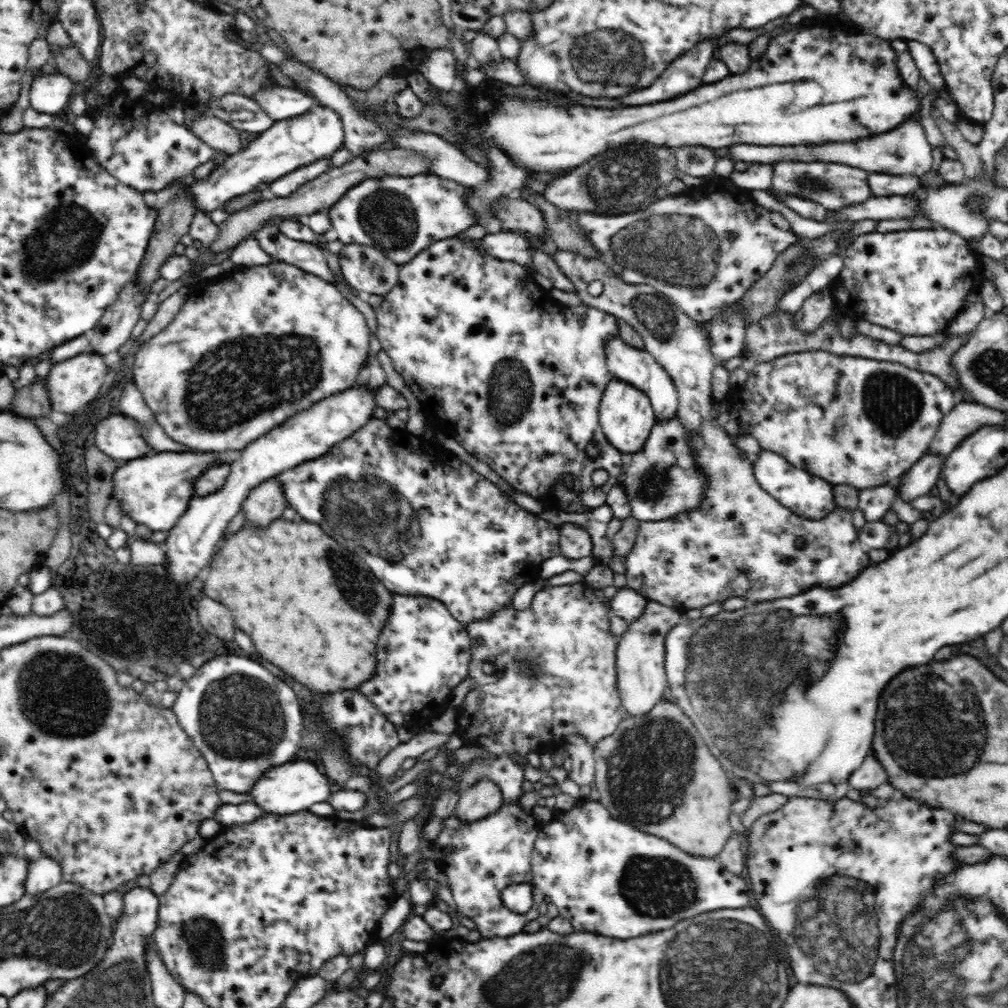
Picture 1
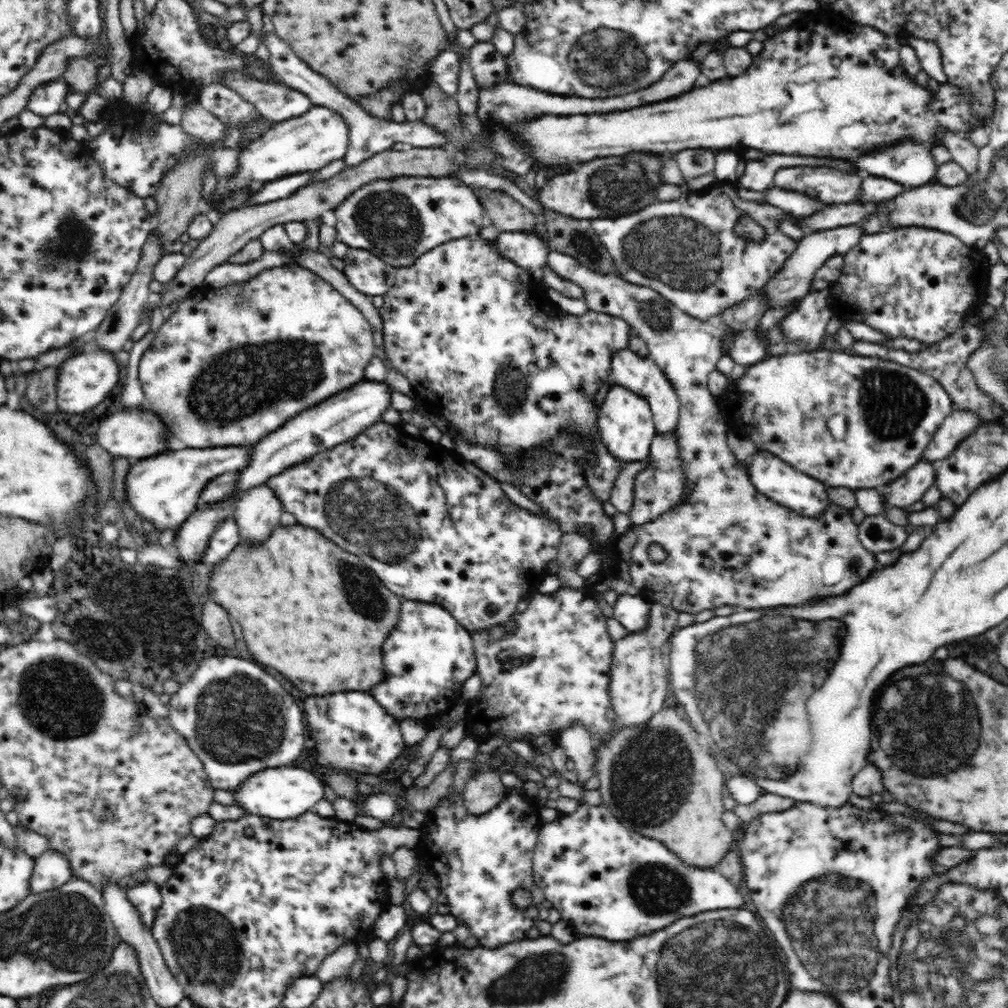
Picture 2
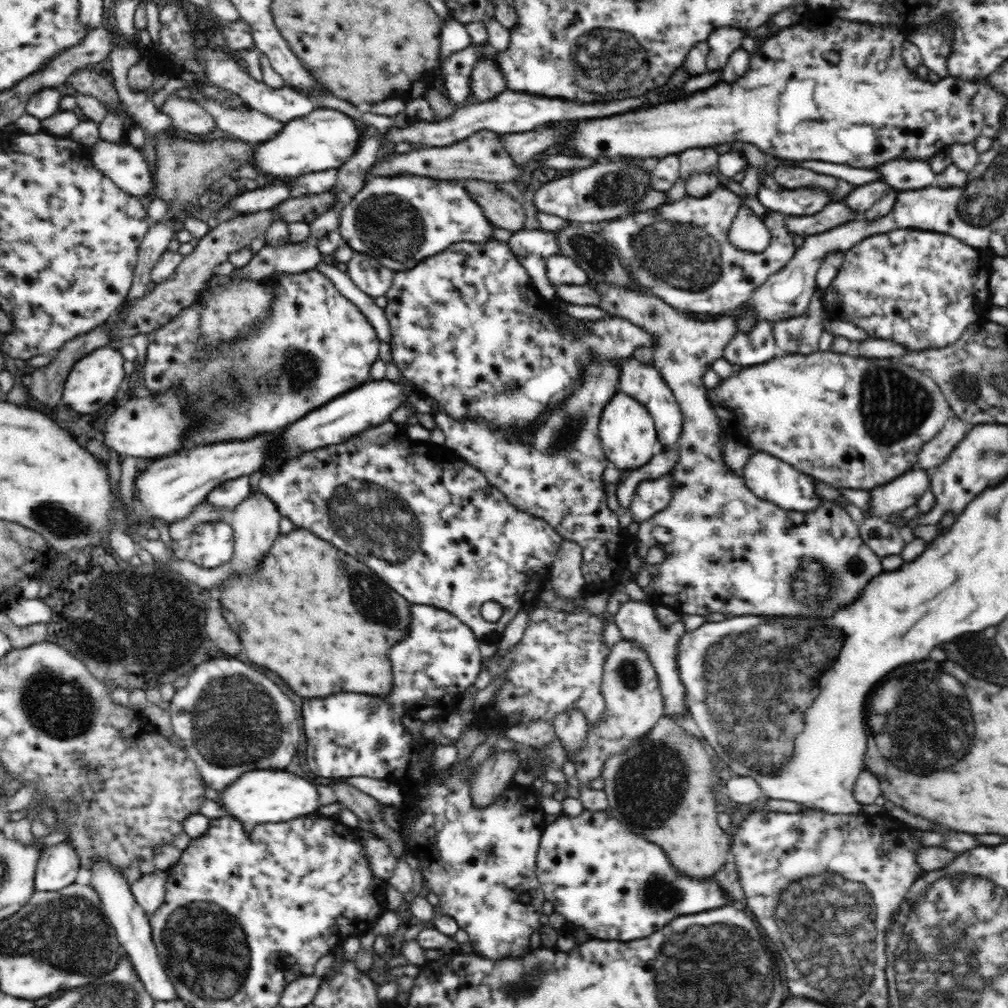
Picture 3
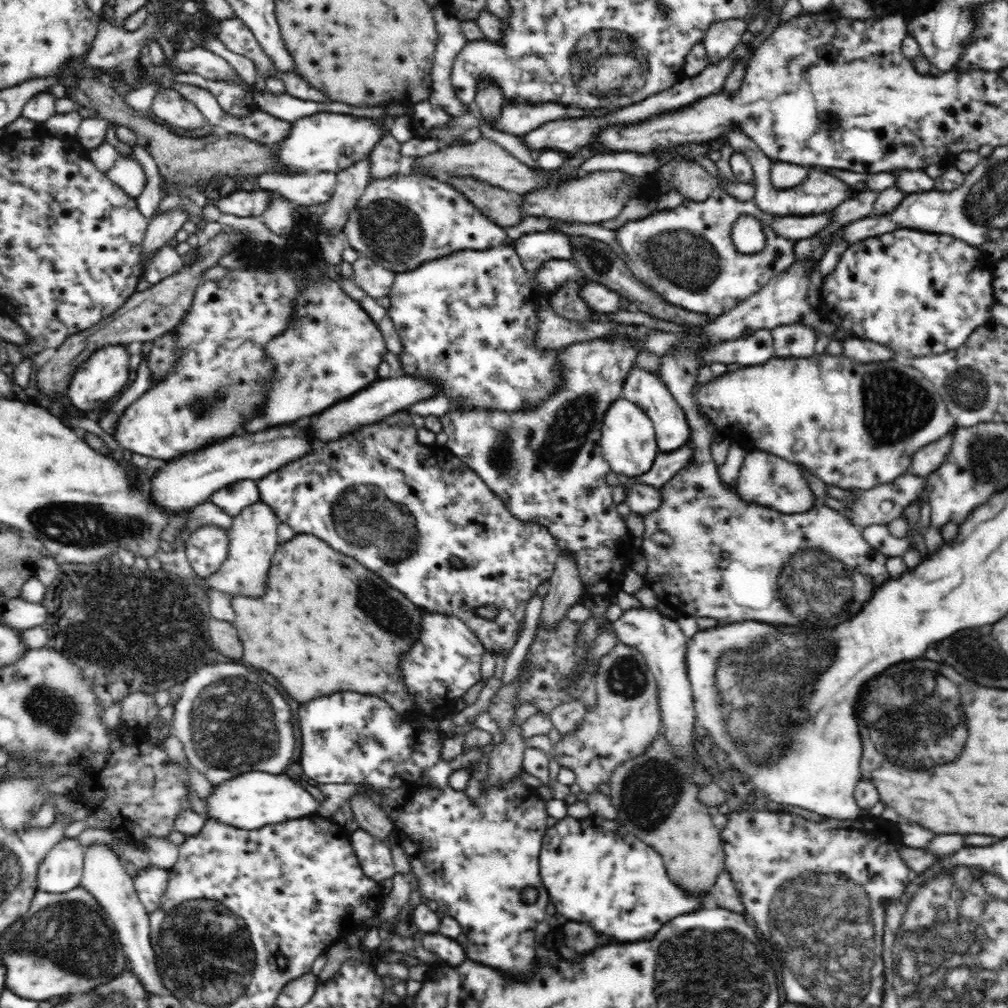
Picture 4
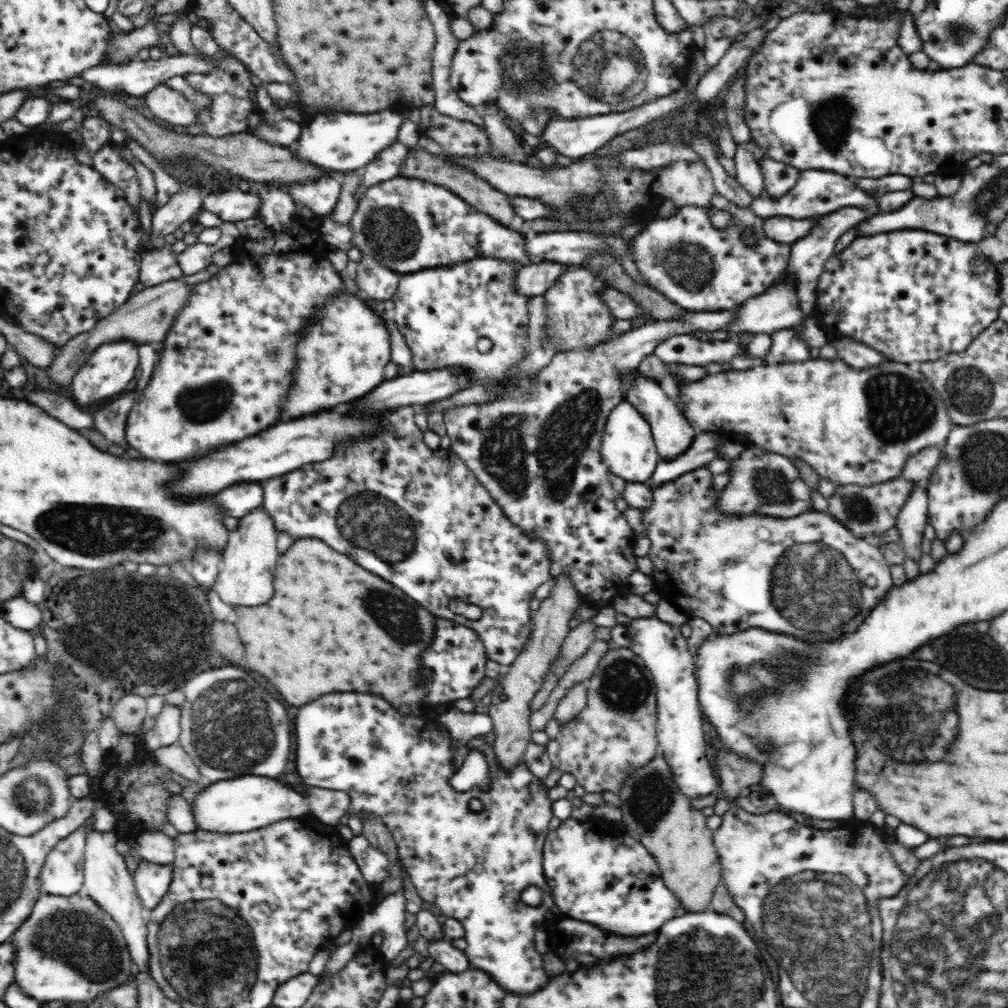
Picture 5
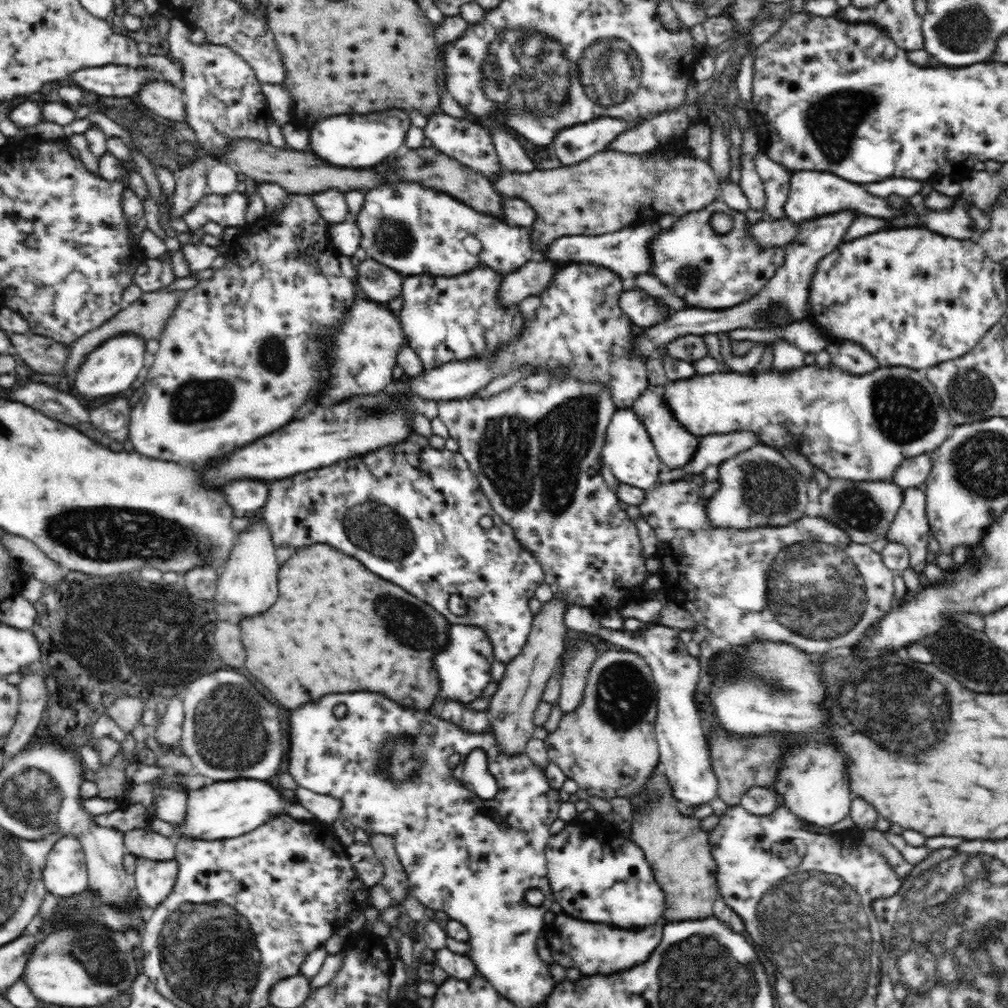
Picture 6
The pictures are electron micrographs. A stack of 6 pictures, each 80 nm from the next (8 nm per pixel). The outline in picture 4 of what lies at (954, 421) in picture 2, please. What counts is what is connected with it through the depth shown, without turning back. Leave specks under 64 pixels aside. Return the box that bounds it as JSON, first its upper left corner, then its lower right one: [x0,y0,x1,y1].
[908,424,956,478]

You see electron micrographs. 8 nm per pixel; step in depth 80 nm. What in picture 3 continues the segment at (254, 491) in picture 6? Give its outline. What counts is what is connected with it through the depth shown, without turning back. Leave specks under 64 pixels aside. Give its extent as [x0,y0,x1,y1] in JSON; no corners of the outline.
[204,476,253,510]

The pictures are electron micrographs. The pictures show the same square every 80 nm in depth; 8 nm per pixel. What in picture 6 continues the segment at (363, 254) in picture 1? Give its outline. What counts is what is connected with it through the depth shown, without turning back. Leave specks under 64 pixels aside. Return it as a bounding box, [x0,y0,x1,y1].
[358,258,406,303]

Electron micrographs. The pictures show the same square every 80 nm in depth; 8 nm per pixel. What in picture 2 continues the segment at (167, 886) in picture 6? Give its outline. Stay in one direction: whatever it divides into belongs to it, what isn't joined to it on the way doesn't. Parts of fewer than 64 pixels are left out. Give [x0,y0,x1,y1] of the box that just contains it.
[125,880,162,930]

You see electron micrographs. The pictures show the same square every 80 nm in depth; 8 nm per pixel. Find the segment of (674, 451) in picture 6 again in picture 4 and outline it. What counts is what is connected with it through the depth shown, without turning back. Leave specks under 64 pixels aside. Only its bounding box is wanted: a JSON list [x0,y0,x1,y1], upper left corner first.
[621,366,690,452]

